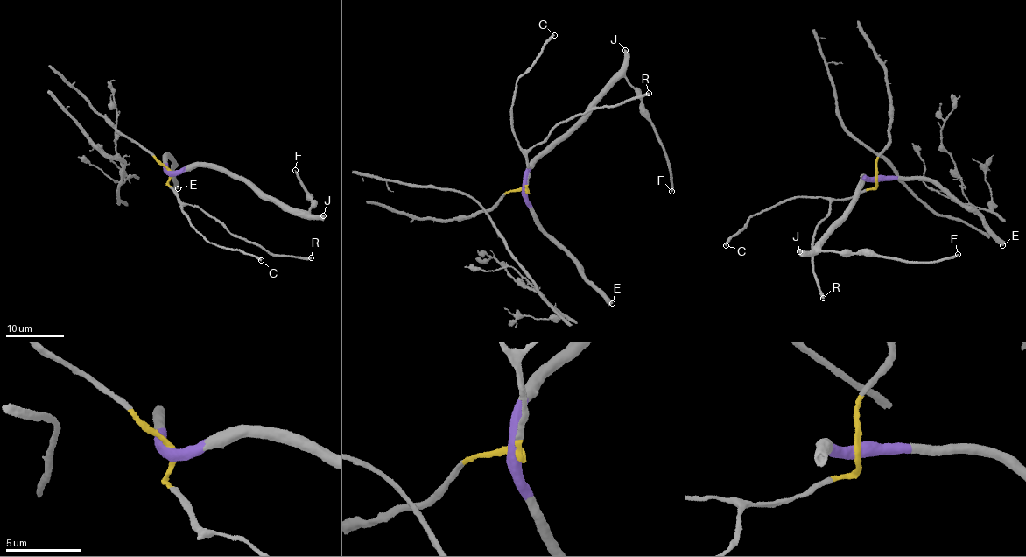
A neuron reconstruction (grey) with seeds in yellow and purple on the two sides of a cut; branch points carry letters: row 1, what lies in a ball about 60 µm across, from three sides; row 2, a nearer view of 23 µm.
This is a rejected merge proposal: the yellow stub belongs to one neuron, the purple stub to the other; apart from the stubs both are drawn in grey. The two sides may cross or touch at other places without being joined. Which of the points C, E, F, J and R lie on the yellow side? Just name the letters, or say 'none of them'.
C, R

